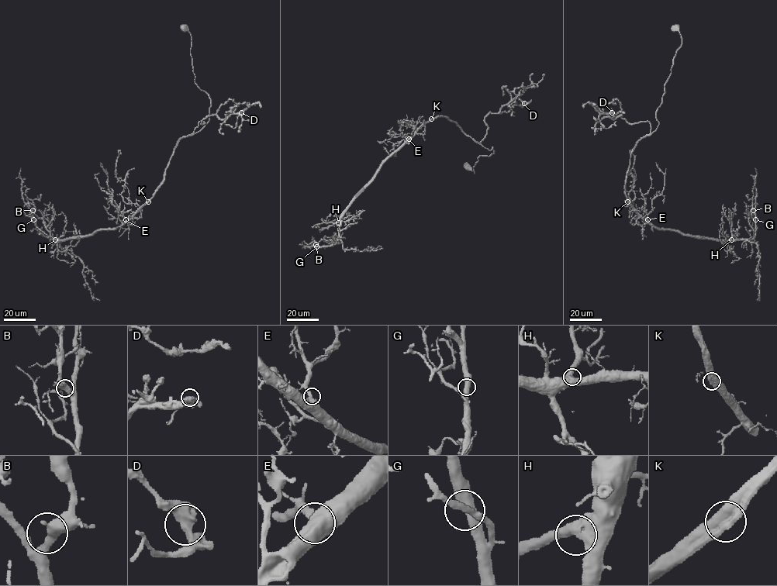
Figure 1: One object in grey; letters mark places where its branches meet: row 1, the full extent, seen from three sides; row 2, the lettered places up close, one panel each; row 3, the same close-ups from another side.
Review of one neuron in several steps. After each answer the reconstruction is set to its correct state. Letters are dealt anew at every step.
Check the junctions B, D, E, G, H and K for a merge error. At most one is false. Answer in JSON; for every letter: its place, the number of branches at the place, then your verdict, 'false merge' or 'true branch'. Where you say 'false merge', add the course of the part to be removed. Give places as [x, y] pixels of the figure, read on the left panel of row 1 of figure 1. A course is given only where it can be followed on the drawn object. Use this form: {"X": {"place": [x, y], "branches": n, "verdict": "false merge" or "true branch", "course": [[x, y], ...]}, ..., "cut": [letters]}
{"B": {"place": [32, 210], "branches": 2, "verdict": "true branch"}, "D": {"place": [241, 112], "branches": 2, "verdict": "true branch"}, "E": {"place": [126, 219], "branches": 2, "verdict": "true branch"}, "G": {"place": [33, 219], "branches": 2, "verdict": "true branch"}, "H": {"place": [55, 239], "branches": 2, "verdict": "true branch"}, "K": {"place": [148, 201], "branches": 2, "verdict": "true branch"}, "cut": []}

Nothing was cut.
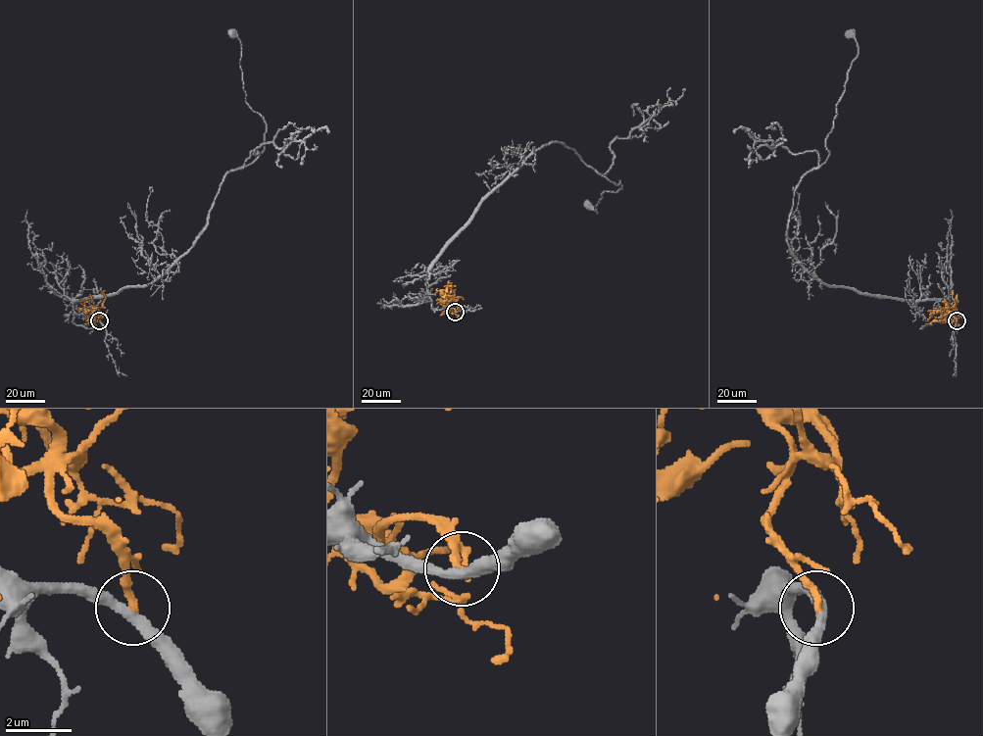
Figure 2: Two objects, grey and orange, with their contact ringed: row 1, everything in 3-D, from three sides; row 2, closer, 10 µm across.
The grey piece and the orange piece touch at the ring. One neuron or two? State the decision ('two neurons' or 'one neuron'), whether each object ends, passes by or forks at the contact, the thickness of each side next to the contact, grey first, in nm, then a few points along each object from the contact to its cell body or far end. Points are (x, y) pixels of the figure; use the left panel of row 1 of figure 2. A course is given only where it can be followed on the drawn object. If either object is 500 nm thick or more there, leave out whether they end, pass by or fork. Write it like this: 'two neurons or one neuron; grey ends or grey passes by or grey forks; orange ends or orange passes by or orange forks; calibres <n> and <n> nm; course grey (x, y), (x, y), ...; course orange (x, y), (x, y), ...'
two neurons; grey passes by; orange ends; calibres 320 and 220 nm; course grey (100, 320), (72, 300), (157, 280), (205, 226), (222, 177), (264, 149), (266, 122), (245, 100), (233, 32); course orange (100, 320), (91, 310), (85, 311), (81, 298)

